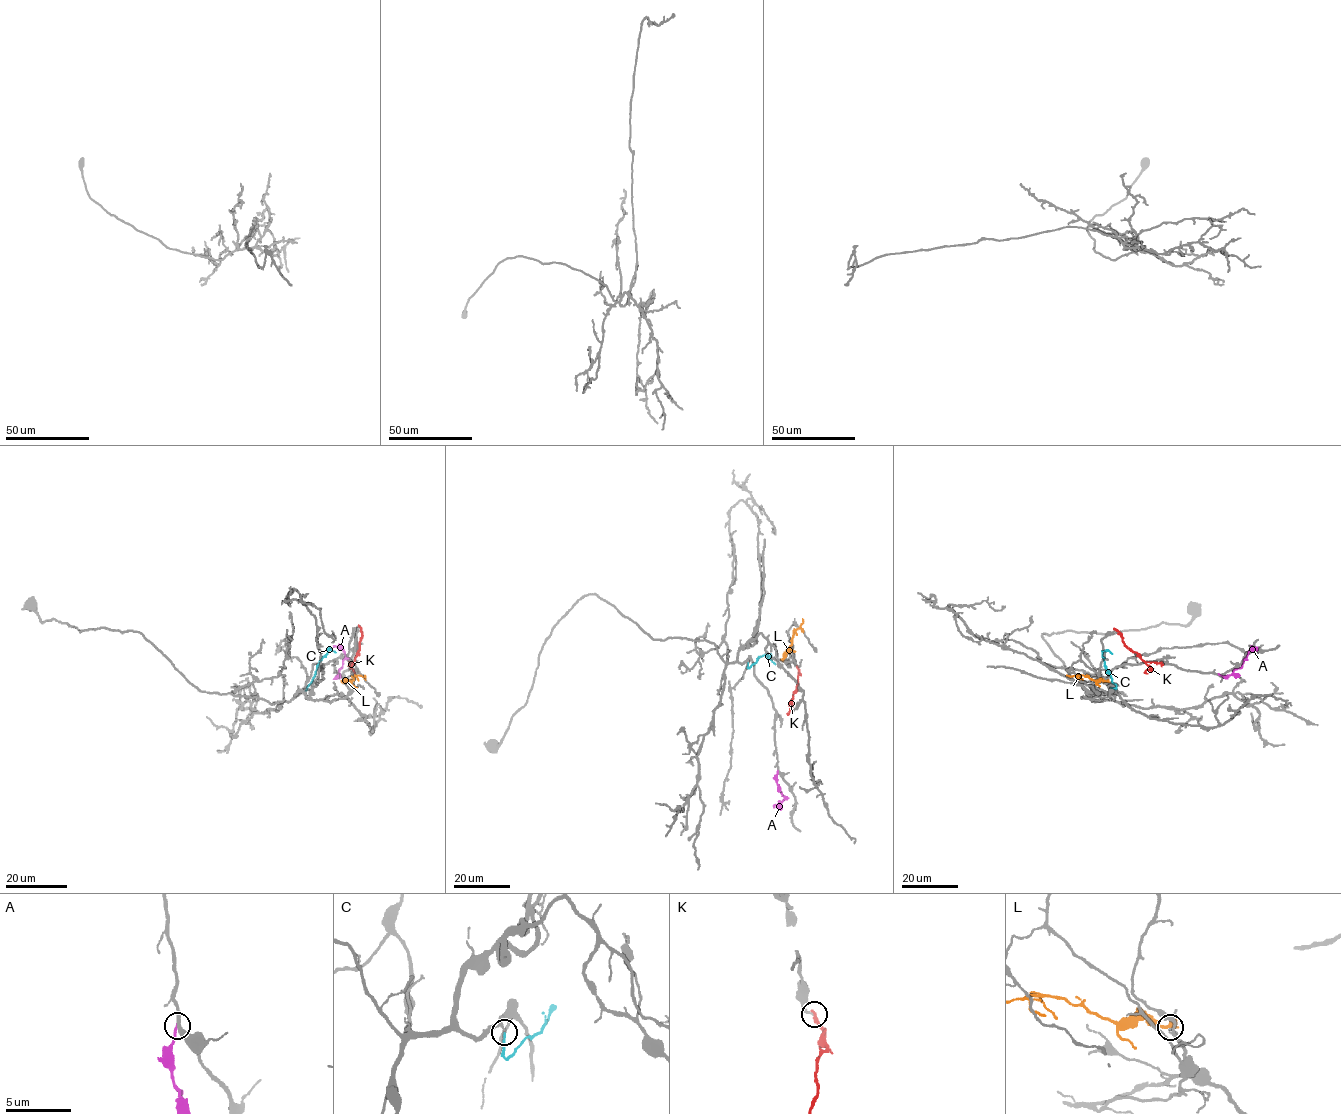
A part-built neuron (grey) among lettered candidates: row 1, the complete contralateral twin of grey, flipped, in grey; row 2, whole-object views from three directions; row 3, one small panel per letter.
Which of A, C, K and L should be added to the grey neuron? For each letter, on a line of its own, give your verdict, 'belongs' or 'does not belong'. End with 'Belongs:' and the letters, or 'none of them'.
A: does not belong
C: belongs
K: does not belong
L: does not belong
Belongs: C

